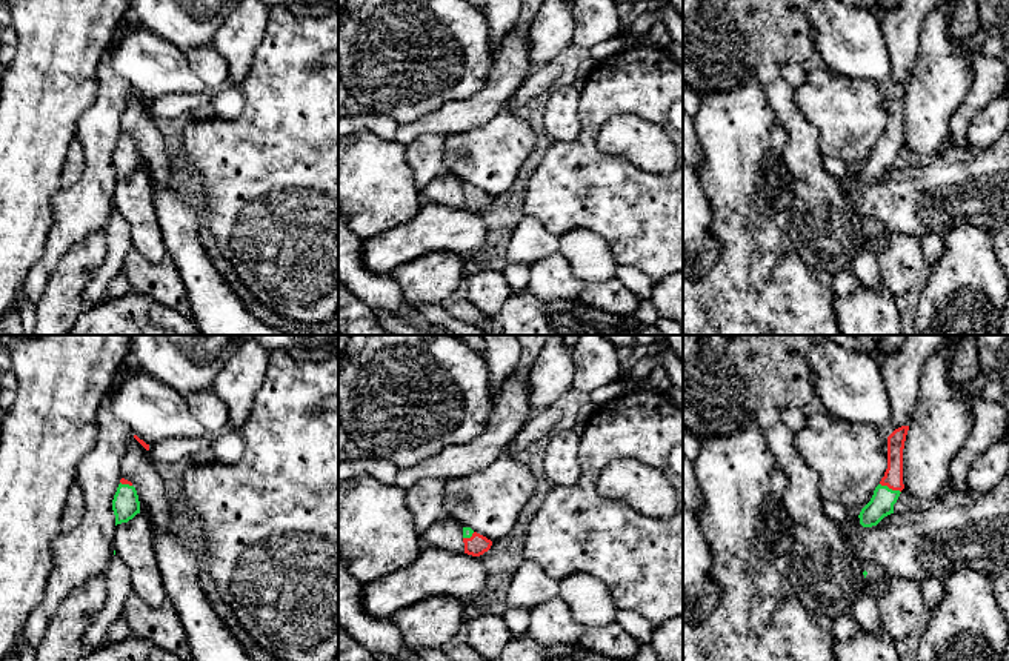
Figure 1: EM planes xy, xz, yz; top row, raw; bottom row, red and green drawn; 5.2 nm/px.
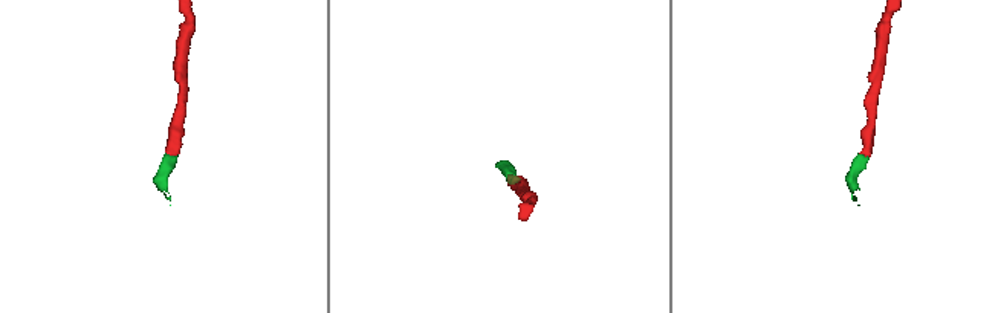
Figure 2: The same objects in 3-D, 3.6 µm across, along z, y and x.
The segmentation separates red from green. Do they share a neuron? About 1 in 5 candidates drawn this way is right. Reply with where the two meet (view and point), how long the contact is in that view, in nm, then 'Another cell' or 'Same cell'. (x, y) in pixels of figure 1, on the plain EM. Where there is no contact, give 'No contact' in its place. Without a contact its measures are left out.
Touches red at yz (891, 143). Shared border 120 nm. Same cell

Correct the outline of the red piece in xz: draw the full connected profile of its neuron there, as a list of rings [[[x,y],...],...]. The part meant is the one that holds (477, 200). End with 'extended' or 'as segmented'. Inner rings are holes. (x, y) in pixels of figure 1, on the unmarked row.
[[[463,183],[463,198],[465,198],[465,209],[472,212],[483,211],[492,201],[491,195],[474,188],[471,183]]]; extended

